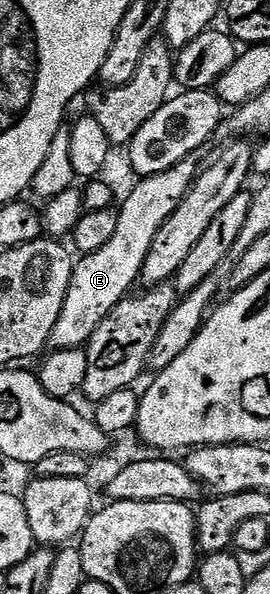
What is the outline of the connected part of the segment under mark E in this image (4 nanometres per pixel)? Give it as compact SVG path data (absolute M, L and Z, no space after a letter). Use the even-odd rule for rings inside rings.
M196 155L188 156L169 170L139 178L137 185L129 191L128 198L119 202L118 228L110 243L98 251L83 254L80 261L73 264L70 287L62 303L62 315L58 315L54 331L50 331L49 350L81 348L82 342L87 343L94 331L98 331L98 323L102 323L102 319L114 311L116 304L133 292L132 284L140 281L140 272L154 235L158 235L162 223L178 211L182 199L196 182L202 168L202 161L198 158ZM76 337L81 337L81 341Z

